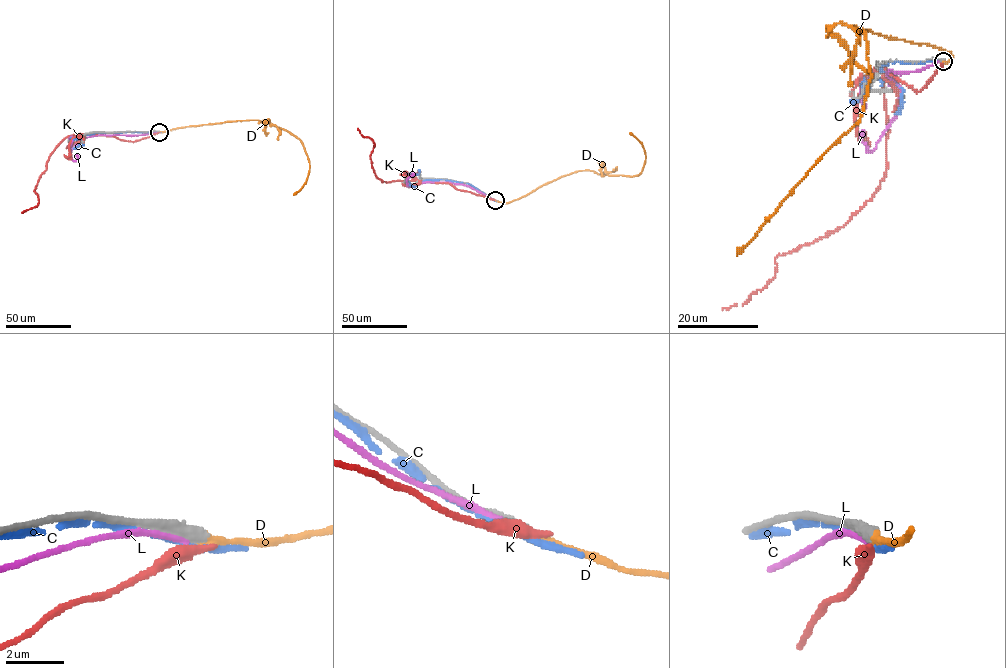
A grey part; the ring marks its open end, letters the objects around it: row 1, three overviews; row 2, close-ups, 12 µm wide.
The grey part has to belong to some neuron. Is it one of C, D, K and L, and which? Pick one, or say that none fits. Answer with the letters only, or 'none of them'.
D

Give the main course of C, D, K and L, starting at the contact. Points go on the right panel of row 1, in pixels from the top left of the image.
C: (940, 61), (890, 61), (880, 65), (895, 81), (871, 78), (861, 84), (863, 81), (860, 96), (850, 101)
D: (943, 61), (950, 53), (932, 44), (851, 25), (865, 35), (869, 76), (860, 118), (736, 256)
K: (943, 63), (919, 92), (882, 68), (886, 175), (876, 191), (842, 226), (778, 256), (771, 280), (723, 309)
L: (941, 61), (912, 72), (888, 72), (901, 91), (899, 113), (871, 151), (861, 140), (862, 129)

